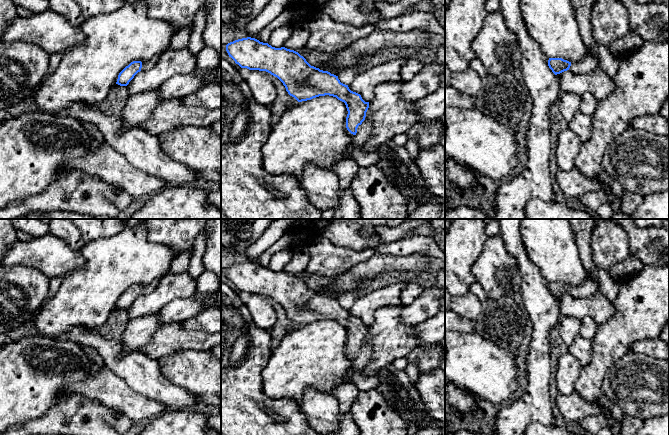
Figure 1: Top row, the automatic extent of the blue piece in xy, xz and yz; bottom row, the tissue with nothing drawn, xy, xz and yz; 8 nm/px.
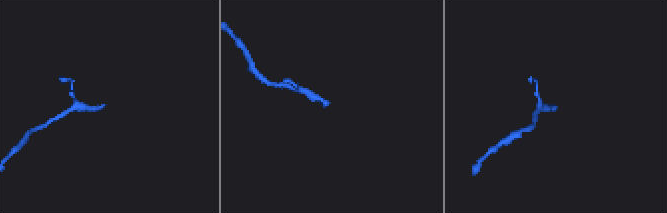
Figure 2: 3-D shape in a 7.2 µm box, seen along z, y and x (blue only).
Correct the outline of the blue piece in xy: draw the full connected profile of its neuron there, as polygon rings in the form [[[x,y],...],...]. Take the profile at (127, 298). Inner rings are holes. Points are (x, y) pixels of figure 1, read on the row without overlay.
[[[155,280],[152,283],[146,284],[144,286],[131,286],[119,297],[116,308],[120,310],[127,310],[138,296],[140,296],[141,294],[151,293],[156,288],[157,284],[158,280]]]

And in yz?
[[[588,273],[587,279],[581,285],[571,287],[562,282],[549,282],[548,290],[555,299],[567,294],[578,298],[584,298],[598,292],[598,285],[595,283],[590,273]]]

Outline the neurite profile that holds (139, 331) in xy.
[[[157,314],[130,319],[119,342],[128,351],[139,350],[141,346],[151,341],[160,326]]]

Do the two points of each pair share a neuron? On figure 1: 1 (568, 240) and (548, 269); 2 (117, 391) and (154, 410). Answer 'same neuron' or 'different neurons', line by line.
1: same neuron
2: same neuron

